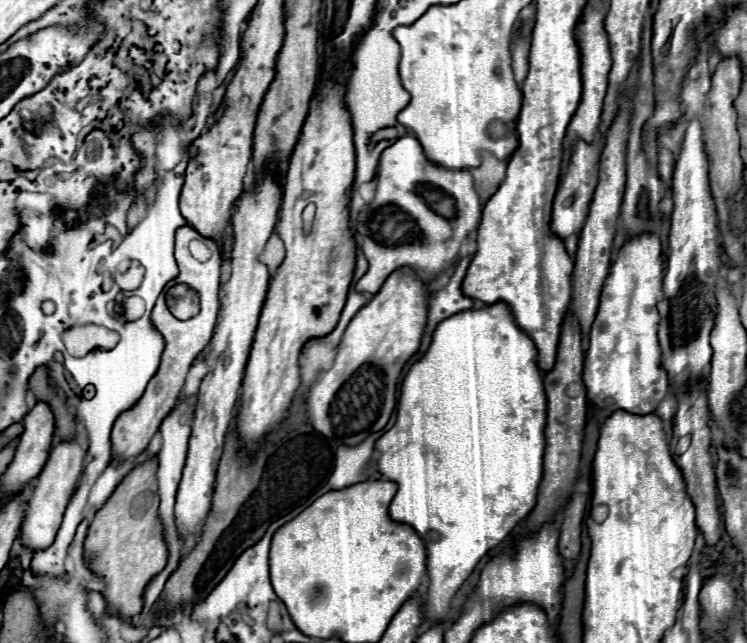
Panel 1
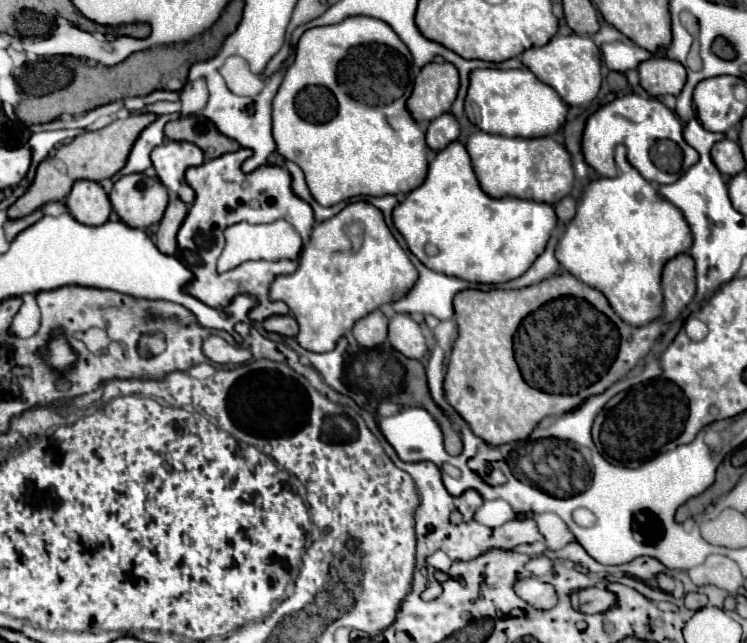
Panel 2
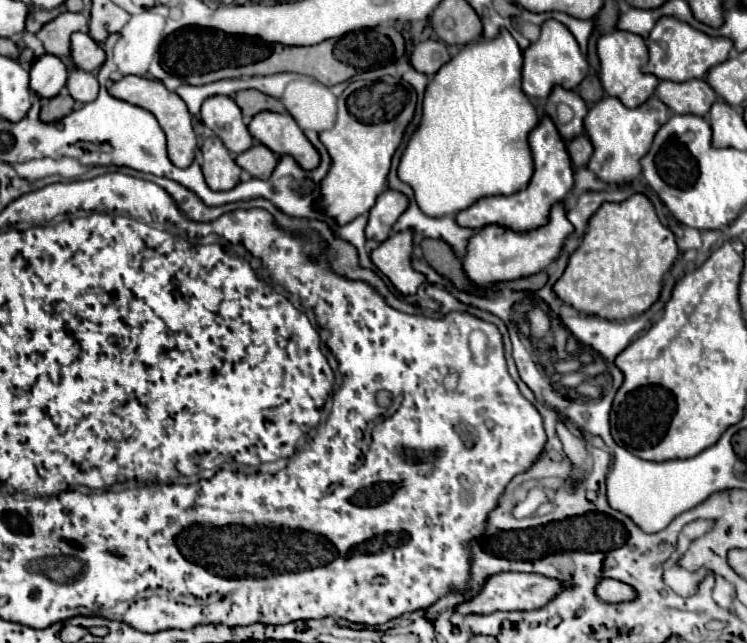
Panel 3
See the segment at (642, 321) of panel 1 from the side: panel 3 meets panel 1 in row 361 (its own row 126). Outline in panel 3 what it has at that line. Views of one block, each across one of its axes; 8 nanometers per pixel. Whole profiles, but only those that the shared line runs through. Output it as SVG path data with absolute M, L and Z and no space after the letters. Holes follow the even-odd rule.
M604 96L600 102L596 102L586 118L584 128L588 138L592 140L594 154L588 162L588 168L602 180L602 182L626 182L640 174L640 158L650 150L650 144L658 132L658 128L668 120L668 108L664 102L660 102L656 96L648 98L638 108L626 108L620 100L614 96Z

